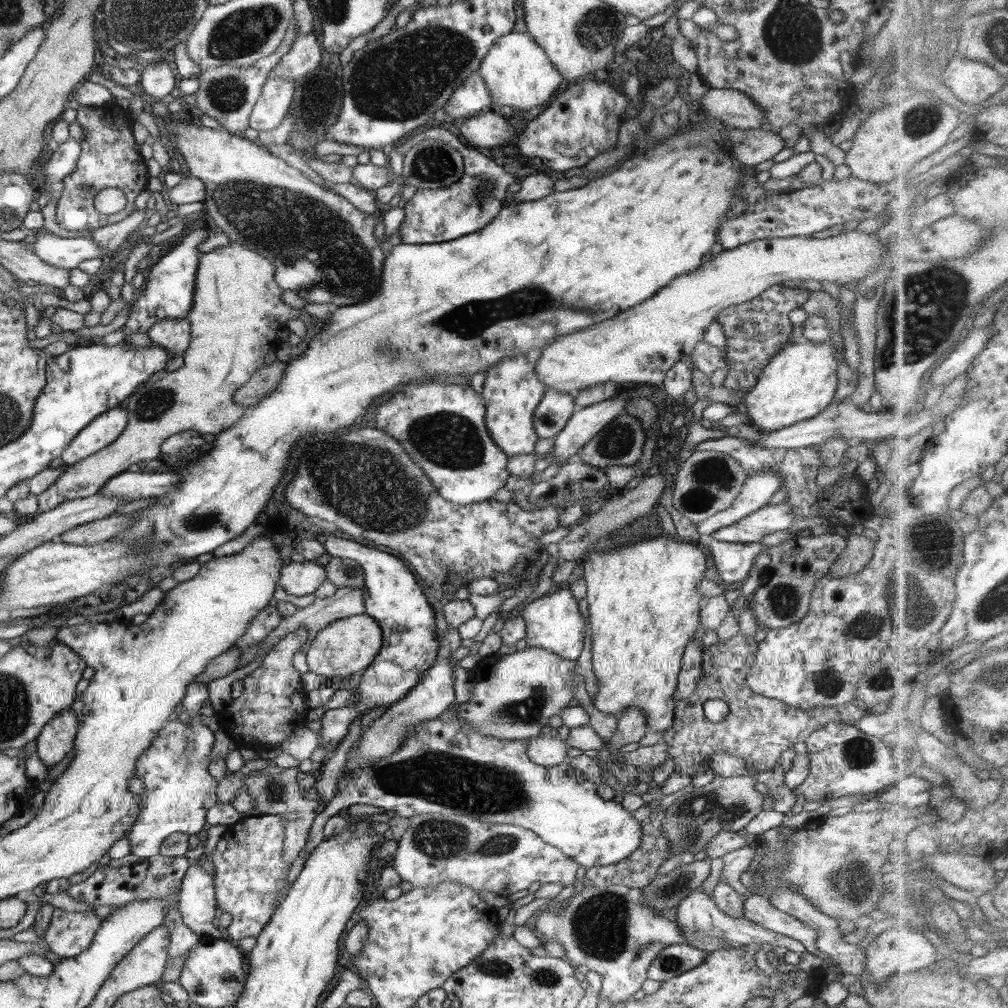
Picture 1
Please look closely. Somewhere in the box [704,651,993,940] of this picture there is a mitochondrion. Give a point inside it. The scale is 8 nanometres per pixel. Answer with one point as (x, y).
(851, 882)

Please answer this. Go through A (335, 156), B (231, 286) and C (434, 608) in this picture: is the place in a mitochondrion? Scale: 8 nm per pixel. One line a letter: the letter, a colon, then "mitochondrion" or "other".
A: other
B: mitochondrion
C: other

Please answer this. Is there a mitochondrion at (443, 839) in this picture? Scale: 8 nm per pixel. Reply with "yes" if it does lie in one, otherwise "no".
yes

